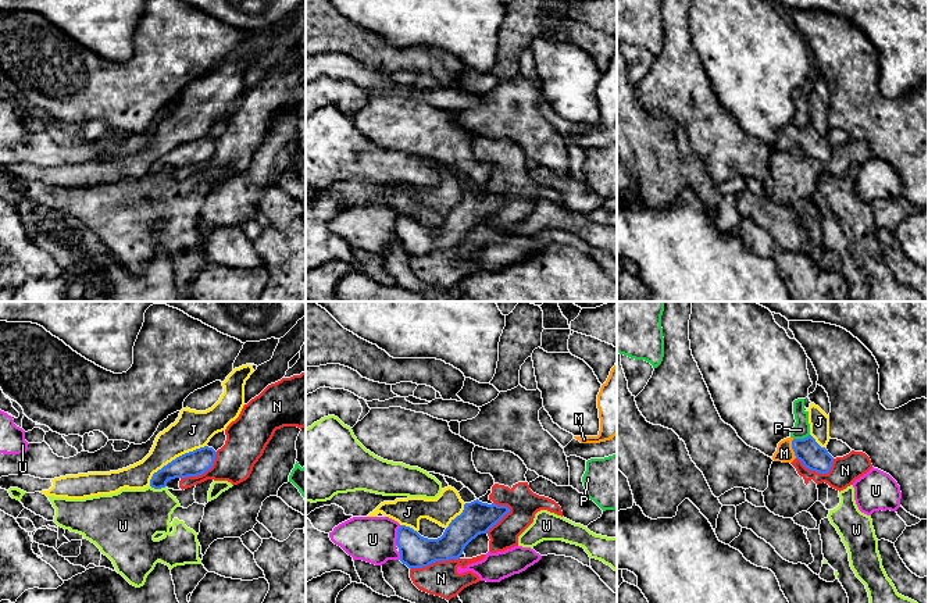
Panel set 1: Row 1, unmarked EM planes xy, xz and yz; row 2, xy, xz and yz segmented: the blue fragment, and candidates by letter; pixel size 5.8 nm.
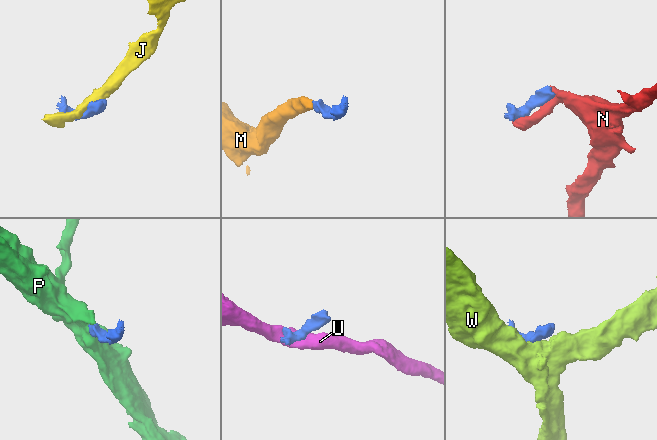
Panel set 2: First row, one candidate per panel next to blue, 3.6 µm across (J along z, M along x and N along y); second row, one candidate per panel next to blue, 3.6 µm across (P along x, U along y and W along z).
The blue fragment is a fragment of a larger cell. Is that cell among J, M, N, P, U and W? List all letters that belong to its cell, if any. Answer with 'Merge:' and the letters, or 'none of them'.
Merge: M

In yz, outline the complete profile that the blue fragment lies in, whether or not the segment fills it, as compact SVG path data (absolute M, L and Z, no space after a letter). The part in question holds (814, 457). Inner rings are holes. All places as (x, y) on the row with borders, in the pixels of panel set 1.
M811 435L804 439L786 438L778 443L774 461L792 463L795 459L820 474L828 474L834 463L834 457Z

